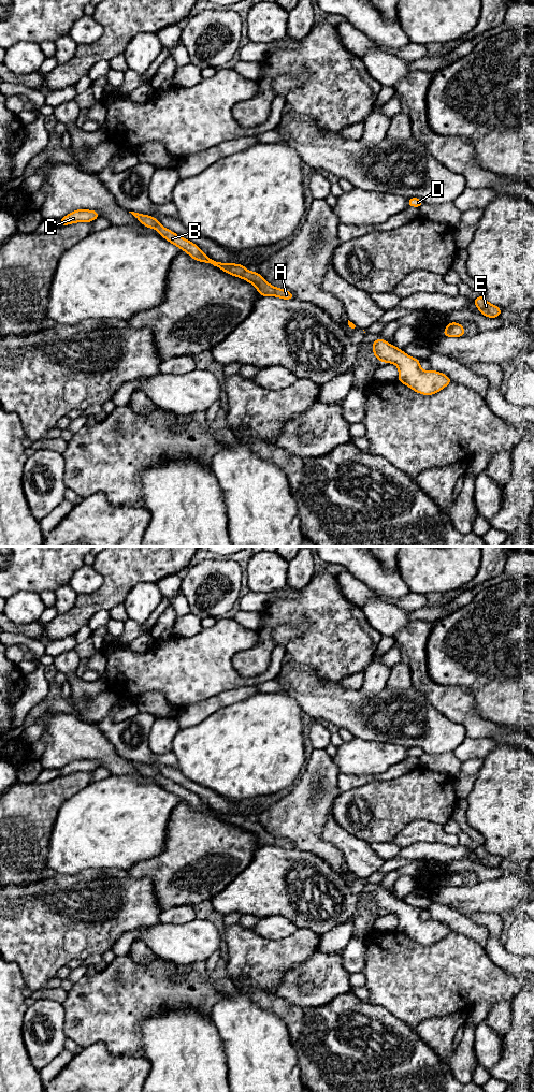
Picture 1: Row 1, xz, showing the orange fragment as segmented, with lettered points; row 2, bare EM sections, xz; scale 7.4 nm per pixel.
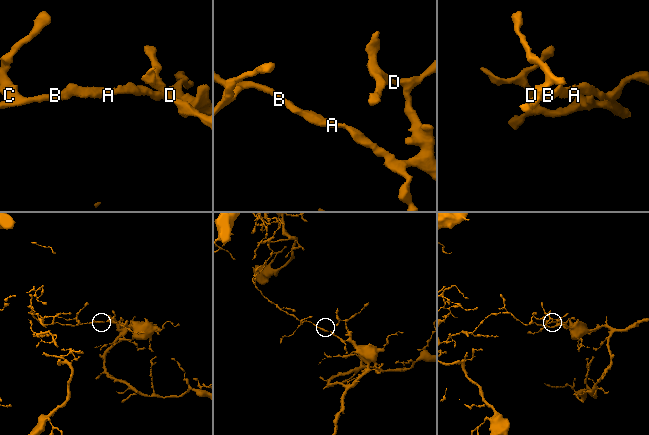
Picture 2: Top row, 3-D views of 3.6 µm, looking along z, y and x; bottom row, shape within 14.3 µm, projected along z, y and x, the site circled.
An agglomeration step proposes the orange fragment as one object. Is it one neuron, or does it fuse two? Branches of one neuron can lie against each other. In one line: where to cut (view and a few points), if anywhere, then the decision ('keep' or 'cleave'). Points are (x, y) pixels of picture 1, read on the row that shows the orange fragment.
cut none; keep

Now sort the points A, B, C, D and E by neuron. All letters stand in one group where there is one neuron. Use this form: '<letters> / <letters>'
A B C D E

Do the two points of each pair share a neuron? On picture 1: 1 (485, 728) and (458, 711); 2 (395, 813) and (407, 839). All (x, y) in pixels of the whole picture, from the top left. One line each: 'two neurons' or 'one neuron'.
1: one neuron
2: two neurons

